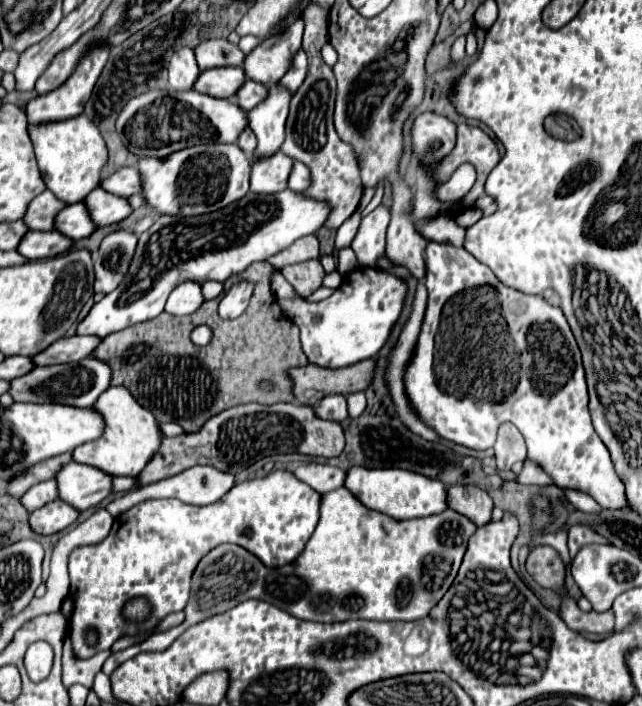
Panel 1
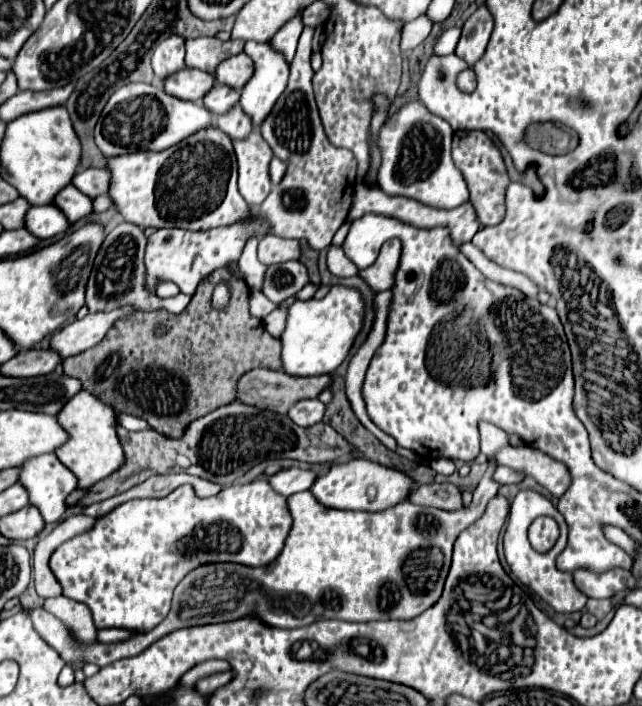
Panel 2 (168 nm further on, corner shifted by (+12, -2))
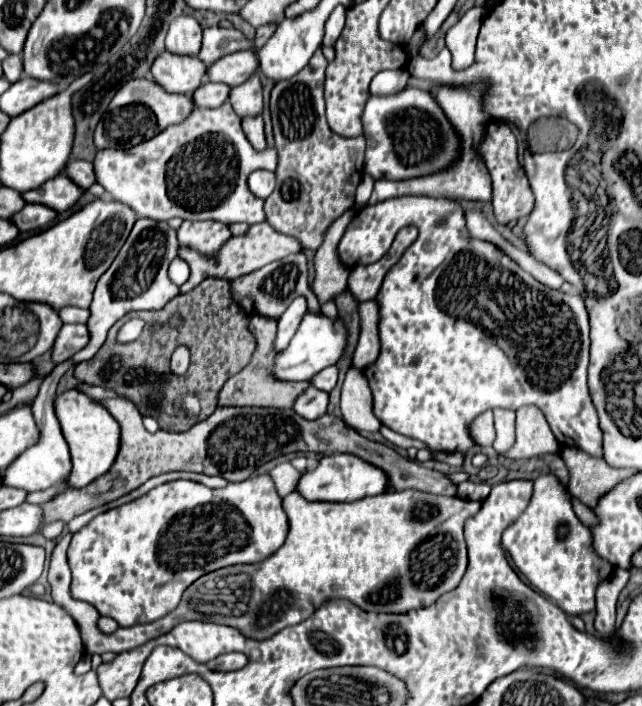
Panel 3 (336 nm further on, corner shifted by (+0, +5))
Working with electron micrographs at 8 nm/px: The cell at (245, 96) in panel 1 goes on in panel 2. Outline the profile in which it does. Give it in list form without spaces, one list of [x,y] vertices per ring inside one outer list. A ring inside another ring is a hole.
[[[214,85],[204,95],[204,107],[212,115],[222,115],[224,111],[228,111],[228,107],[232,107],[232,103],[238,103],[238,99],[240,99],[238,91],[232,91],[230,87],[224,87],[224,85]]]

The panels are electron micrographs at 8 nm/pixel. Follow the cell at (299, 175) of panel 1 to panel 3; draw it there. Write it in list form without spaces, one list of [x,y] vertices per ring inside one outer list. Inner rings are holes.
[[[226,102],[224,106],[220,108],[194,108],[194,112],[190,114],[188,120],[184,120],[182,124],[176,124],[176,126],[170,126],[166,128],[164,132],[160,132],[158,136],[154,136],[152,140],[146,140],[134,148],[106,148],[106,150],[98,150],[96,158],[94,158],[94,172],[96,172],[96,180],[98,184],[104,186],[104,190],[110,194],[110,198],[122,202],[122,204],[128,204],[138,216],[144,216],[144,218],[152,218],[152,220],[170,220],[170,218],[182,218],[182,220],[218,220],[218,222],[224,222],[224,224],[236,224],[236,222],[246,222],[246,224],[260,224],[260,222],[266,222],[266,216],[264,216],[264,208],[256,208],[256,202],[254,202],[254,196],[252,192],[248,190],[248,176],[258,170],[258,168],[265,168],[270,171],[275,171],[278,164],[278,156],[276,156],[276,148],[268,148],[268,152],[256,152],[250,142],[246,140],[246,136],[242,134],[242,126],[240,126],[240,118],[236,116],[236,112],[232,112],[232,106]]]

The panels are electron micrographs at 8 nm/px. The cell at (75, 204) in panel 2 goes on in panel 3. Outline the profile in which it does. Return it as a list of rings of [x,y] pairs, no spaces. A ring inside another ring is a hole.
[[[60,174],[32,192],[24,192],[22,196],[26,202],[36,202],[54,208],[56,212],[66,212],[80,200],[82,194],[84,190],[80,190],[78,184],[74,184],[66,174]]]

